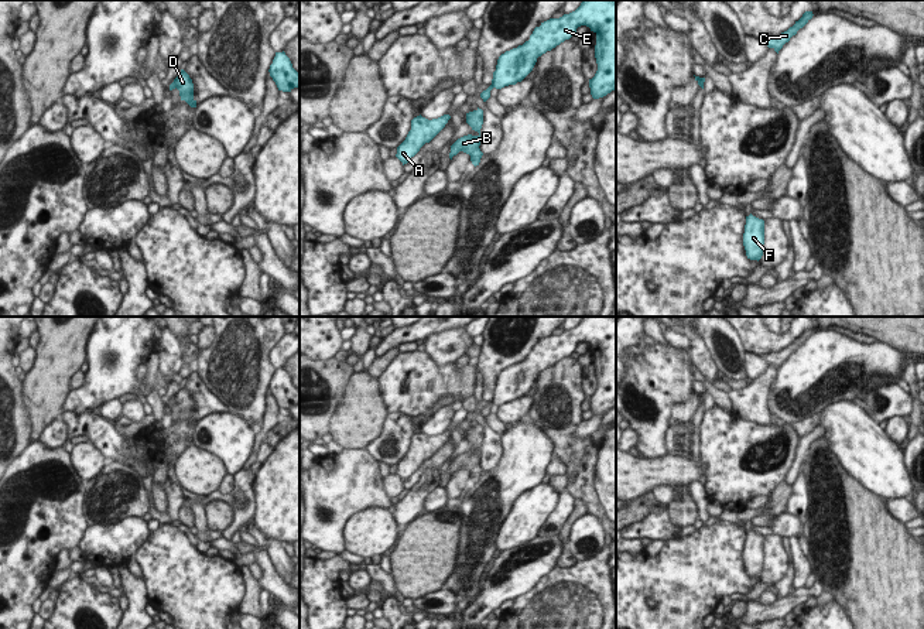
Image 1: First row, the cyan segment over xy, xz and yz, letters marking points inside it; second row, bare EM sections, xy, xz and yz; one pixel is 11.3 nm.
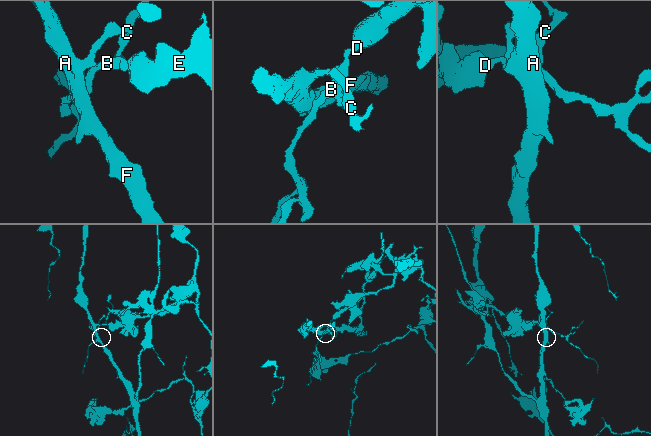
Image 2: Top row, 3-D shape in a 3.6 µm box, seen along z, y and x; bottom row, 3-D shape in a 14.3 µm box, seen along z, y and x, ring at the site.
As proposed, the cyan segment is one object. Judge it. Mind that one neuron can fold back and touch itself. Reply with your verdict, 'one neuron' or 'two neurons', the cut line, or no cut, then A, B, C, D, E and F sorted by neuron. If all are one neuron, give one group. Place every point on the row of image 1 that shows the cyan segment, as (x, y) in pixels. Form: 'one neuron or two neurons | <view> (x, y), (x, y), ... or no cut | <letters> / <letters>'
two neurons | xy (174, 79), (177, 86) | A B C F / D E

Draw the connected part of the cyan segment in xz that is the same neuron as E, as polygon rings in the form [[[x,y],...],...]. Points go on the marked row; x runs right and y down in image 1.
[[[581,0],[581,6],[559,18],[550,18],[535,27],[530,40],[523,45],[506,51],[497,59],[496,71],[493,72],[492,86],[502,89],[509,85],[521,82],[534,68],[537,58],[551,51],[565,40],[575,35],[576,28],[586,25],[596,34],[595,58],[598,71],[592,79],[589,79],[591,95],[593,99],[599,99],[616,89],[616,0]]]

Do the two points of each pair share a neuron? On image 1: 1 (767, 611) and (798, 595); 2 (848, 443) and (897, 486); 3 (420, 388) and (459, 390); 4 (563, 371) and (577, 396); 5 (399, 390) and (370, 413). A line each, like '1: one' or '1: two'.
1: one
2: one
3: one
4: one
5: two

